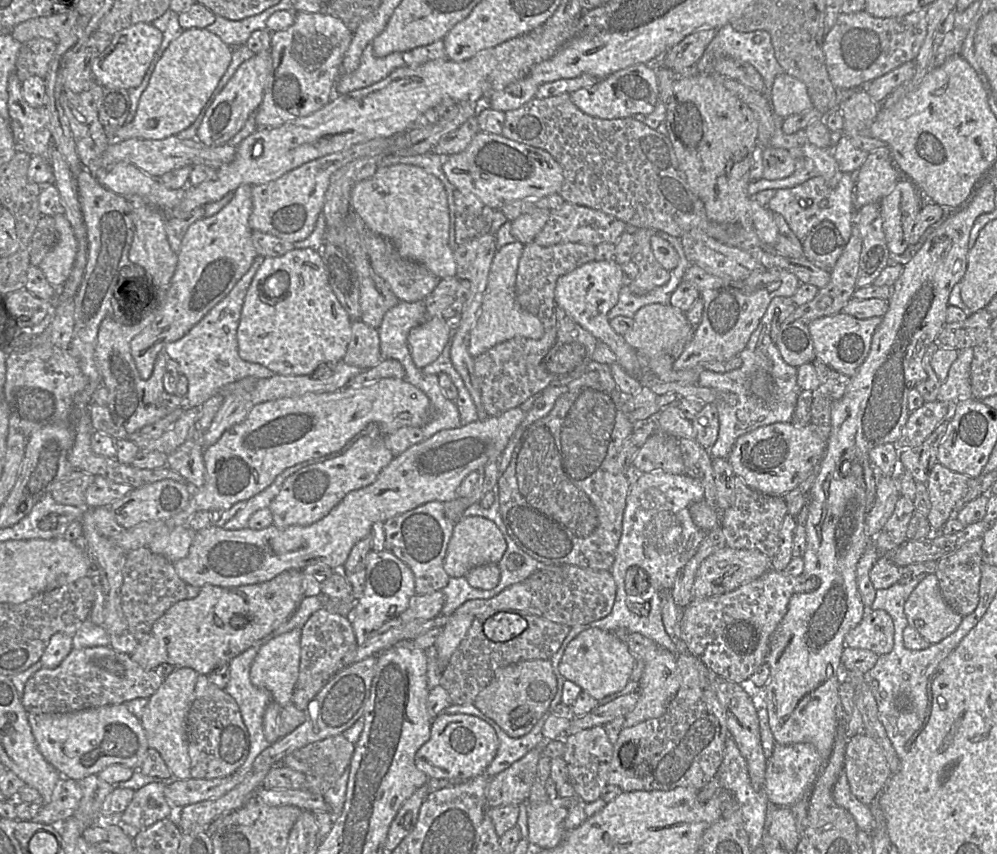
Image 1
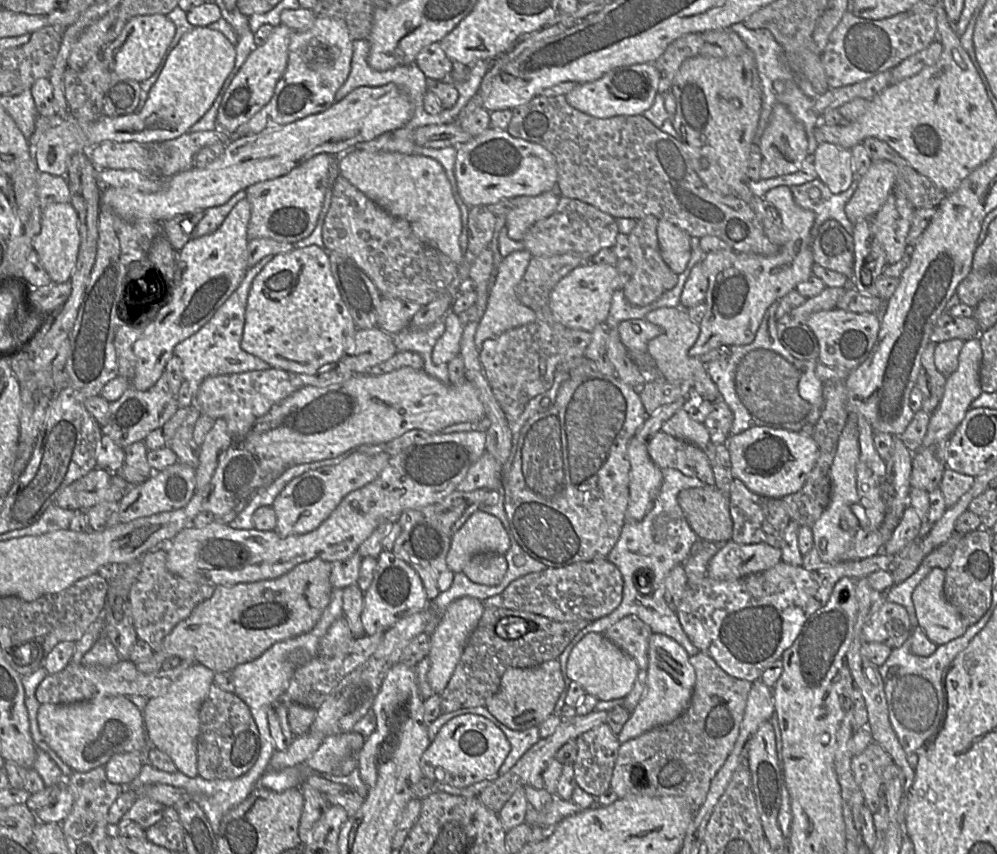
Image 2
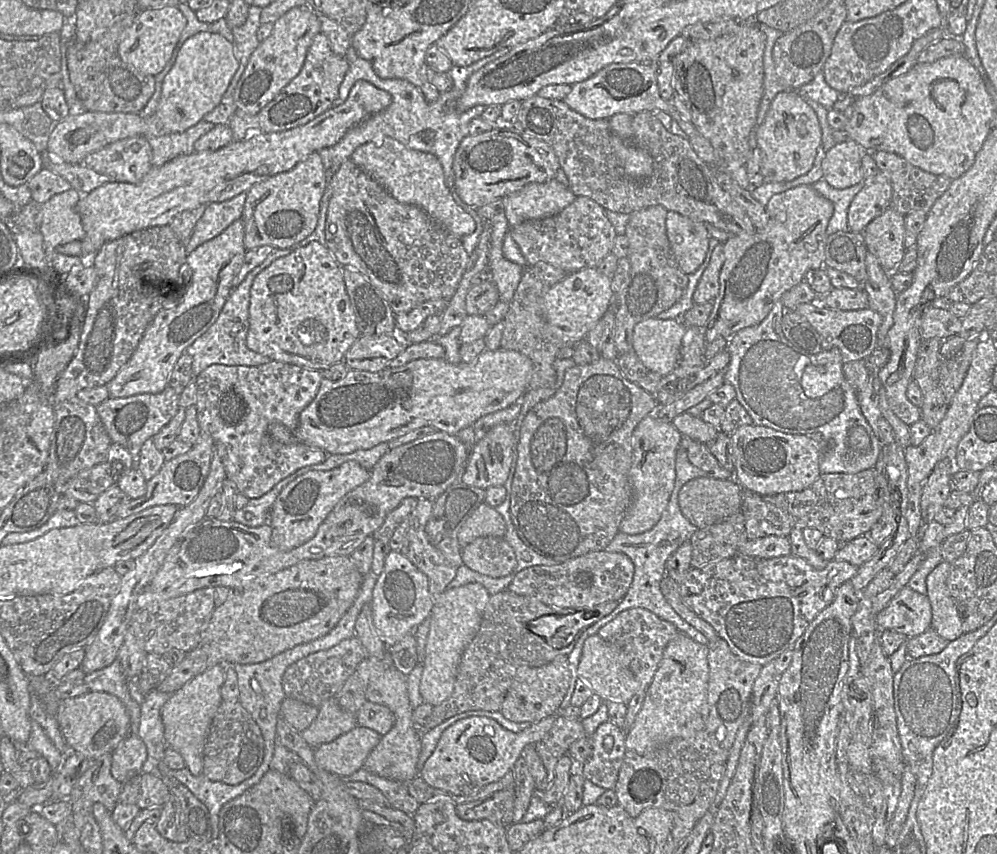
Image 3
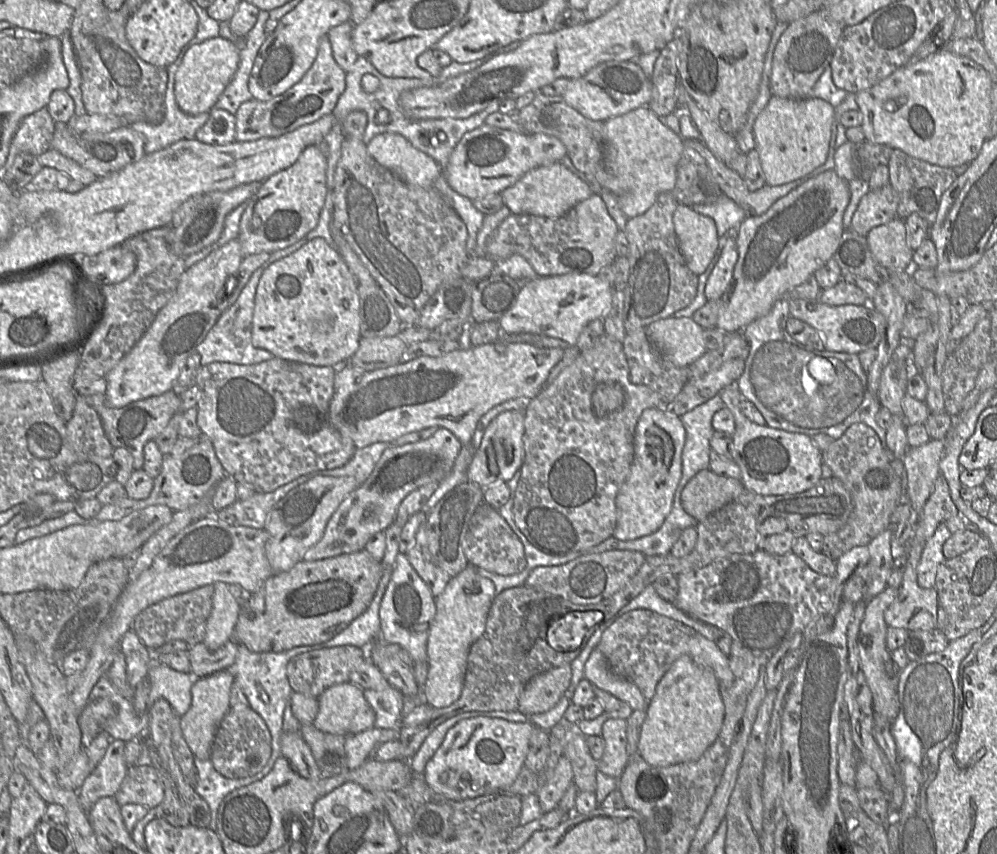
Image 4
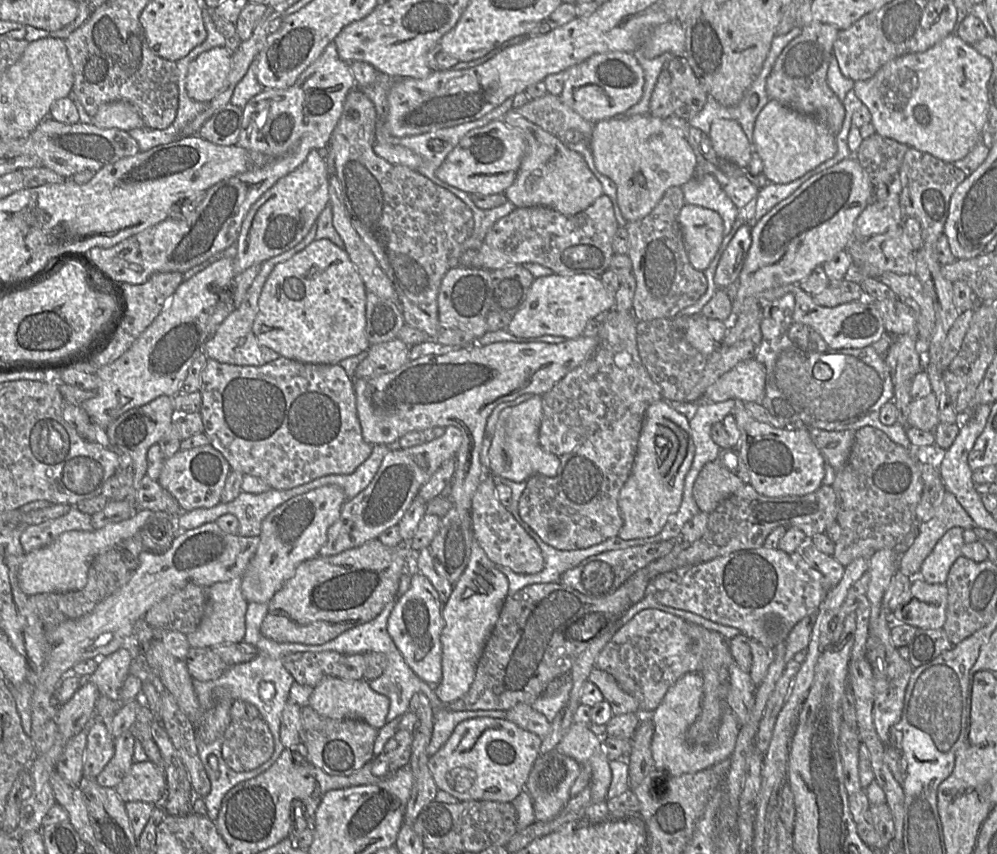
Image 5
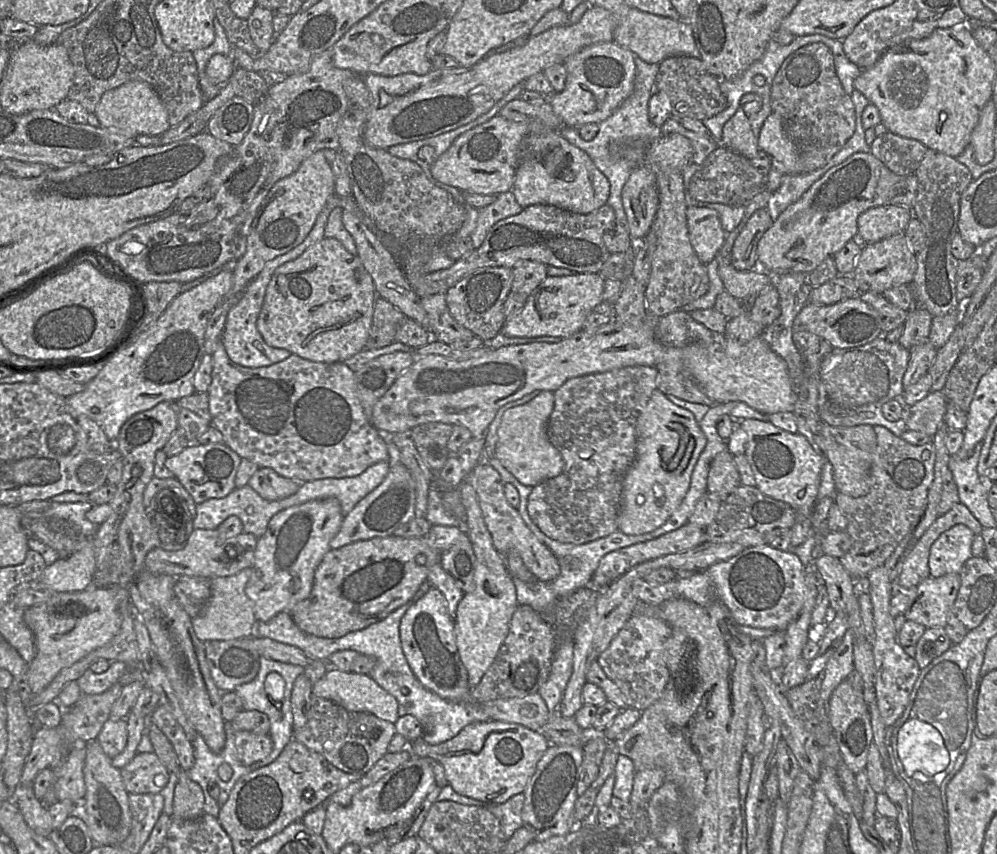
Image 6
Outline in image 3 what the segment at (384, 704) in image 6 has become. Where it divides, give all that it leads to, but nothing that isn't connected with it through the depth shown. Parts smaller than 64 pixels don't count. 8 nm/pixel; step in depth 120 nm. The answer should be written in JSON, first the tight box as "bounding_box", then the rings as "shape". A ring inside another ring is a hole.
{"bounding_box":[301,697,357,748],"shape":[[[335,697],[325,701],[311,725],[301,732],[304,740],[313,748],[332,742],[357,726],[356,715],[345,712]]]}

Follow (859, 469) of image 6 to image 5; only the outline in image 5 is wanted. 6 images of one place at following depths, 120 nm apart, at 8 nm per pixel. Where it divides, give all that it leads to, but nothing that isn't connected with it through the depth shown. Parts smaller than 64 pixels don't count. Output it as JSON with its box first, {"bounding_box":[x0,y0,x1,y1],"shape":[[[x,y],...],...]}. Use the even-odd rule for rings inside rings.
{"bounding_box":[809,429,855,472],"shape":[[[809,429],[812,440],[821,452],[824,460],[836,472],[847,464],[848,457],[854,443],[855,431],[827,431]]]}

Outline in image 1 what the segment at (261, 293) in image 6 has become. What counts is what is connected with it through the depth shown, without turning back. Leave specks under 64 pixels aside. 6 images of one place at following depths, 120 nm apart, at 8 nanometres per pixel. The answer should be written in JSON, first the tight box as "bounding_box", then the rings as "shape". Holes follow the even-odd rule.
{"bounding_box":[164,257,275,408],"shape":[[[257,257],[247,273],[221,302],[184,337],[165,346],[164,352],[177,363],[180,373],[185,375],[188,380],[188,392],[185,397],[187,407],[200,408],[204,402],[220,393],[224,387],[239,380],[245,378],[268,379],[275,375],[265,366],[244,361],[238,353],[237,330],[244,300],[253,277],[264,259],[265,257]]]}

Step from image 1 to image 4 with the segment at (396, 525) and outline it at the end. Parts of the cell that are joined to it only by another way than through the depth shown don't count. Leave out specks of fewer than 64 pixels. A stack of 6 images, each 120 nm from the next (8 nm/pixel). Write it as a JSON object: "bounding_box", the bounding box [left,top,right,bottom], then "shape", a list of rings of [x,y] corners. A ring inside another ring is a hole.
{"bounding_box":[406,523,451,598],"shape":[[[426,523],[420,526],[416,534],[415,544],[406,553],[406,556],[433,596],[437,598],[441,595],[451,580],[451,576],[440,568],[428,549]]]}

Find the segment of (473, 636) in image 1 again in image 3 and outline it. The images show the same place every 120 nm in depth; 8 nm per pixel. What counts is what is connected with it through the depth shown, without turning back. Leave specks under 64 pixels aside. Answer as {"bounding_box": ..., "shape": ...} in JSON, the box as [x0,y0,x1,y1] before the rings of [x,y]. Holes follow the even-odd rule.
{"bounding_box":[418,590,620,733],"shape":[[[503,590],[492,595],[484,610],[480,628],[464,650],[451,696],[434,707],[429,721],[418,727],[421,733],[430,730],[456,714],[470,710],[499,711],[510,688],[513,677],[521,667],[540,667],[556,657],[568,656],[575,647],[570,643],[562,649],[553,649],[540,636],[529,629],[529,622],[547,615],[568,615],[577,611],[587,611],[583,617],[583,627],[587,629],[609,615],[620,601],[610,601],[586,610],[575,610],[550,606],[535,597],[515,594]]]}

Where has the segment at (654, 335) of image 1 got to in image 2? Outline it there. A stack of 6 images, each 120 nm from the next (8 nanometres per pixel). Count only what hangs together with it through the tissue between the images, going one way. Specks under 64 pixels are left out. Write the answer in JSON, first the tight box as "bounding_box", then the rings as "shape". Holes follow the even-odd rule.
{"bounding_box":[645,307,720,402],"shape":[[[662,307],[649,312],[645,319],[663,329],[663,333],[650,340],[647,346],[647,352],[660,374],[669,382],[688,382],[703,400],[715,402],[720,399],[719,390],[708,375],[706,365],[699,357],[690,357],[688,354],[699,336],[700,327],[690,320],[687,310]]]}

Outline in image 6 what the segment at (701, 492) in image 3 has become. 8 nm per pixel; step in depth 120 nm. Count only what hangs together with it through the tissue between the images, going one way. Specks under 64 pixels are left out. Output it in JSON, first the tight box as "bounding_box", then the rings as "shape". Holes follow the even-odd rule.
{"bounding_box":[707,451,741,501],"shape":[[[728,451],[719,453],[710,464],[707,477],[707,492],[717,495],[723,501],[741,484],[740,474]]]}

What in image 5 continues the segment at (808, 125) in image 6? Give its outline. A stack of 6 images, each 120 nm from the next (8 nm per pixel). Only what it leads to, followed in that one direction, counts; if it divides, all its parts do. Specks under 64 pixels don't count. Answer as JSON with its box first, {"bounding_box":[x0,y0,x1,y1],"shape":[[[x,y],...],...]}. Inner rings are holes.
{"bounding_box":[766,22,845,136],"shape":[[[821,22],[802,27],[801,34],[791,40],[777,58],[766,83],[770,99],[800,113],[823,118],[835,136],[842,128],[845,108],[843,101],[829,87],[827,73],[839,31],[837,27]]]}

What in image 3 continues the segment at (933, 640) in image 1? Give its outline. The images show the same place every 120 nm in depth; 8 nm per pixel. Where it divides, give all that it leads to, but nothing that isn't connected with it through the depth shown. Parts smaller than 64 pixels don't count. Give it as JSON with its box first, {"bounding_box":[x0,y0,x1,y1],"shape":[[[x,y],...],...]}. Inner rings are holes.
{"bounding_box":[926,562,963,642],"shape":[[[942,562],[926,578],[926,596],[932,611],[931,628],[948,642],[963,634],[961,619],[946,586],[950,569],[951,563]]]}

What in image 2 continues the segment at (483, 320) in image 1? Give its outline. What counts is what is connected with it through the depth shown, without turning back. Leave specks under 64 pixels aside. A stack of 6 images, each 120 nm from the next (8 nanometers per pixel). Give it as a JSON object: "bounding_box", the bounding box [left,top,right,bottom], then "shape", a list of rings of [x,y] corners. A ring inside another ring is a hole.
{"bounding_box":[474,249,536,351],"shape":[[[527,249],[518,250],[503,257],[499,264],[494,282],[489,290],[485,311],[478,323],[474,336],[475,346],[479,351],[486,340],[499,337],[510,329],[532,323],[536,320],[535,312],[523,305],[515,293],[516,286],[521,281],[532,257]]]}

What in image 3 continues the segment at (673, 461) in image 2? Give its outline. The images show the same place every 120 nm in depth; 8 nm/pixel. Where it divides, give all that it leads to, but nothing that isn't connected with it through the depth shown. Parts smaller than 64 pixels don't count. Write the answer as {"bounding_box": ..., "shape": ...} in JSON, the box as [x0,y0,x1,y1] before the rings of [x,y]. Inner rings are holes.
{"bounding_box":[680,437,734,480],"shape":[[[682,437],[680,447],[686,450],[689,461],[704,471],[705,476],[720,480],[733,479],[734,472],[726,470],[719,464],[707,444]]]}

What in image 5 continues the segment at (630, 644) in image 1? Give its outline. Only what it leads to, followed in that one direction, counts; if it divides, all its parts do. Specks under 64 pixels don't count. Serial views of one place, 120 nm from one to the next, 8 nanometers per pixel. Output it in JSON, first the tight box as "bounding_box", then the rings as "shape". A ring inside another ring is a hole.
{"bounding_box":[651,672,740,776],"shape":[[[697,672],[682,676],[666,693],[662,702],[653,713],[654,734],[651,752],[657,770],[675,776],[696,773],[707,769],[732,755],[740,725],[733,710],[726,707],[715,739],[707,745],[693,746],[686,740],[688,728],[695,722],[701,712],[703,696],[703,679]]]}

